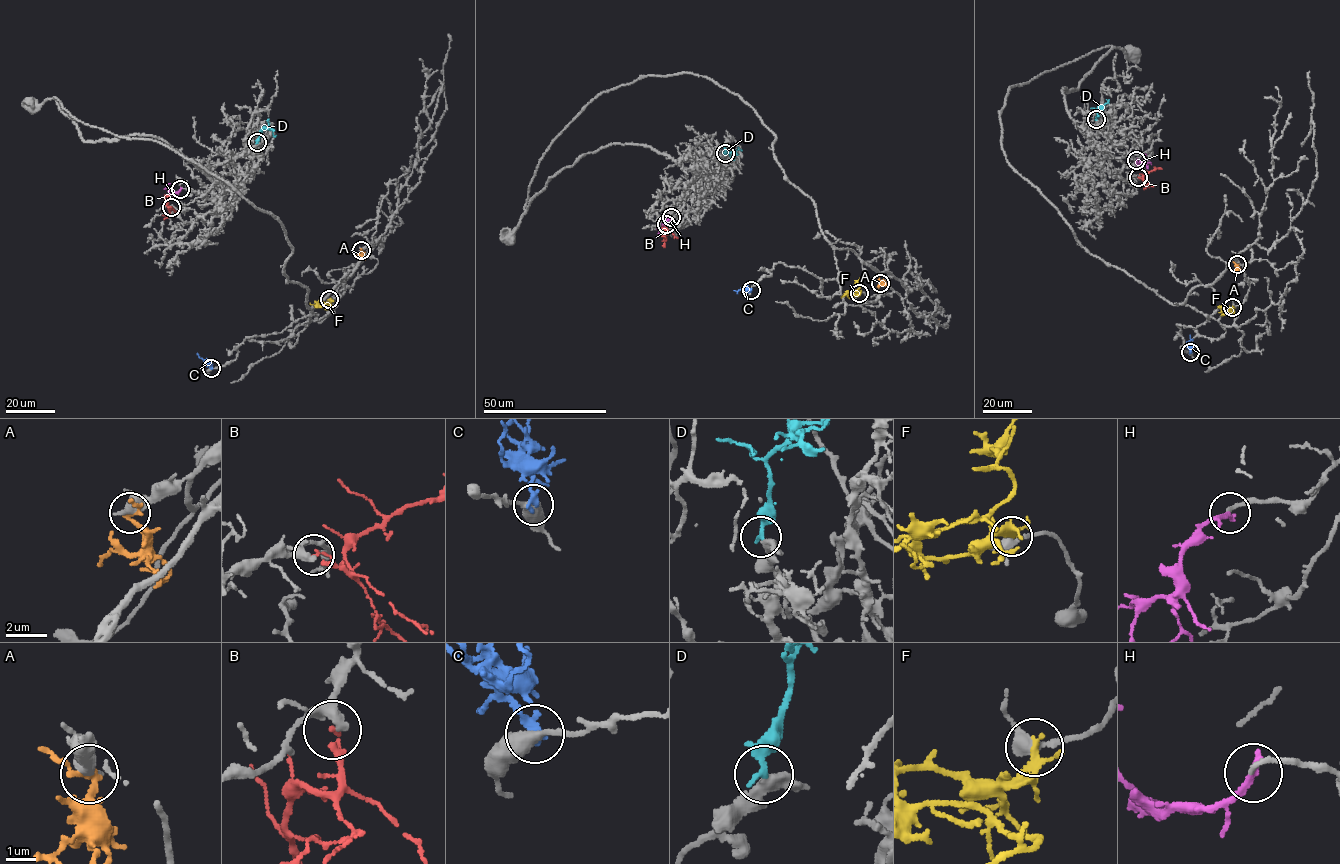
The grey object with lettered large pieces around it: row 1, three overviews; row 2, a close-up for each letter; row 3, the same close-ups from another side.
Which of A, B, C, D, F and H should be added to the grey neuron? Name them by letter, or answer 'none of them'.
D, H

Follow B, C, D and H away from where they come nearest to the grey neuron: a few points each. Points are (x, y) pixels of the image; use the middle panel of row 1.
B: (666, 224), (662, 233), (664, 246)
C: (750, 290), (734, 290)
D: (725, 153), (742, 151)
H: (671, 217), (665, 226), (658, 228), (661, 228)

